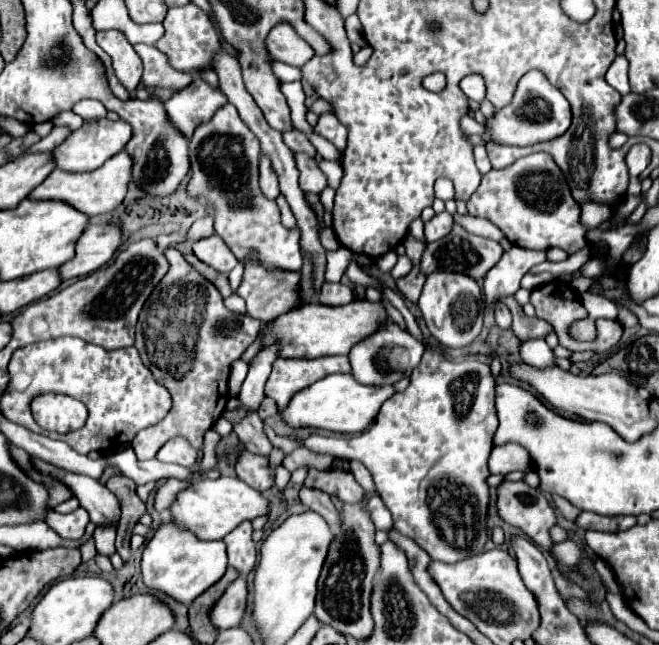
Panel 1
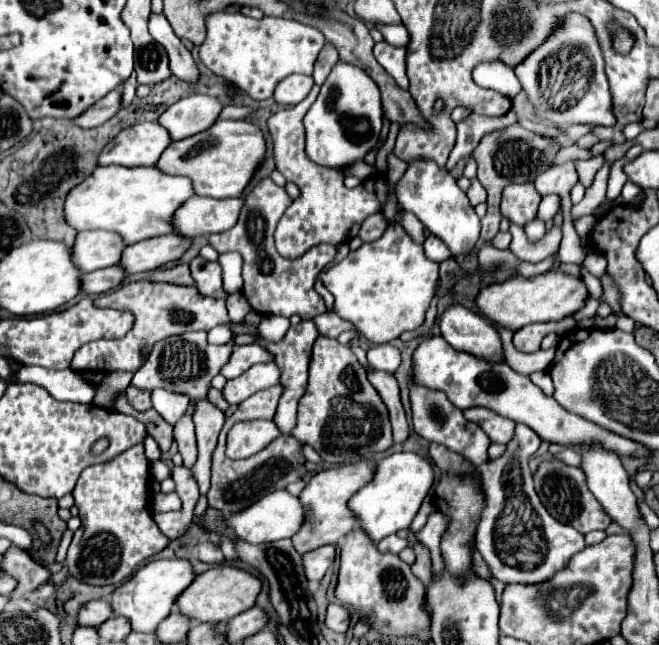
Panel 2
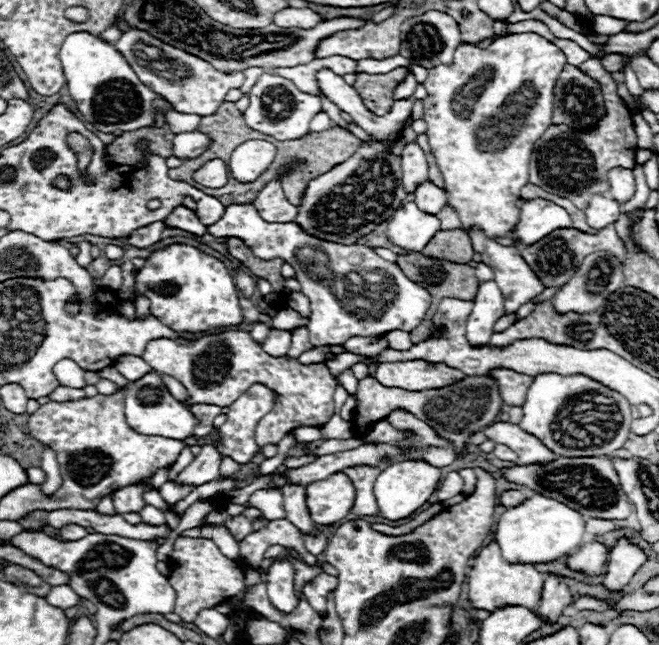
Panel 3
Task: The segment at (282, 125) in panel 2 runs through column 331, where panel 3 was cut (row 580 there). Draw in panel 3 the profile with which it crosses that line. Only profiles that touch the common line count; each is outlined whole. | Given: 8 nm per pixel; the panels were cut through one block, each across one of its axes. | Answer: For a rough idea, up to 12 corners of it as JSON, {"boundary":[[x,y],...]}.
{"boundary":[[176,539],[168,581],[174,612],[202,608],[244,588],[244,572],[212,540]]}

